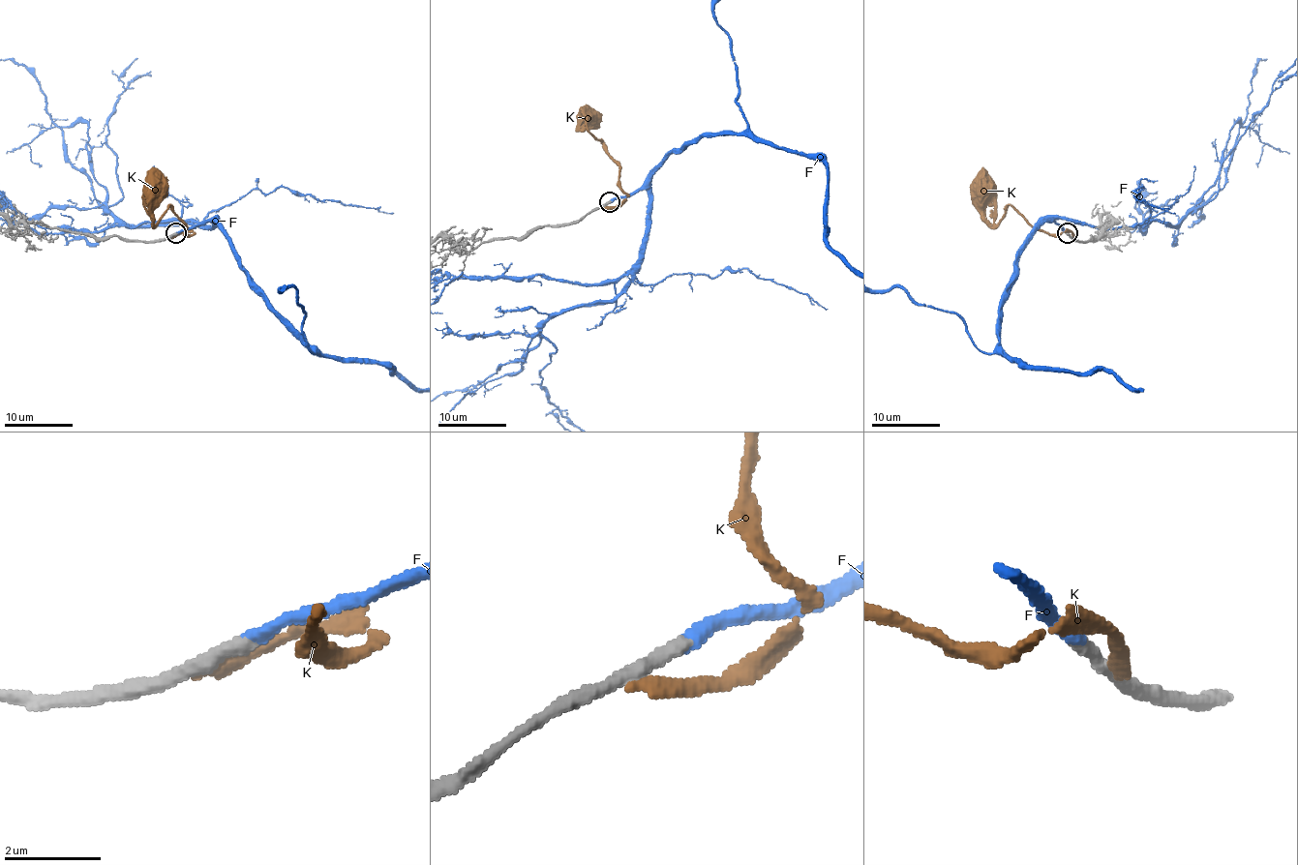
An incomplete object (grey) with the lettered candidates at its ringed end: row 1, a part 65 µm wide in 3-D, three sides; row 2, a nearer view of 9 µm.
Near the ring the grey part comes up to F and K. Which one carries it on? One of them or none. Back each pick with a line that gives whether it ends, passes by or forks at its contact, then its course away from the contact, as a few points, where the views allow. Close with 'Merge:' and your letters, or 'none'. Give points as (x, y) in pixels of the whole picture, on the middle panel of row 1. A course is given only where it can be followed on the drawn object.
F: it ends | via (609, 201), (640, 190), (672, 152), (747, 127), (736, 101), (732, 40), (713, 11)
Merge: F

